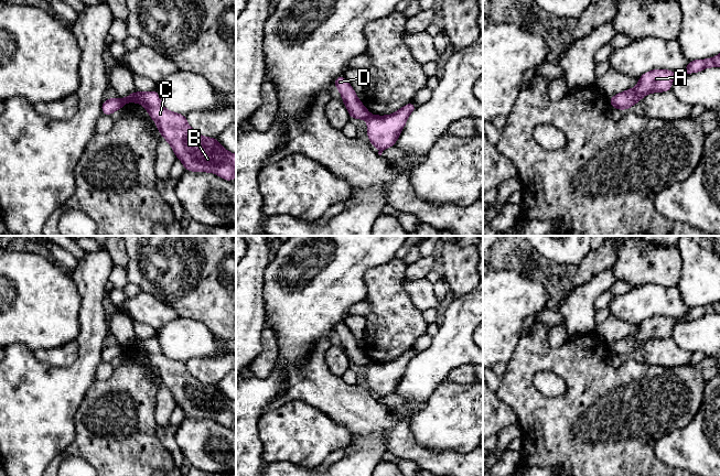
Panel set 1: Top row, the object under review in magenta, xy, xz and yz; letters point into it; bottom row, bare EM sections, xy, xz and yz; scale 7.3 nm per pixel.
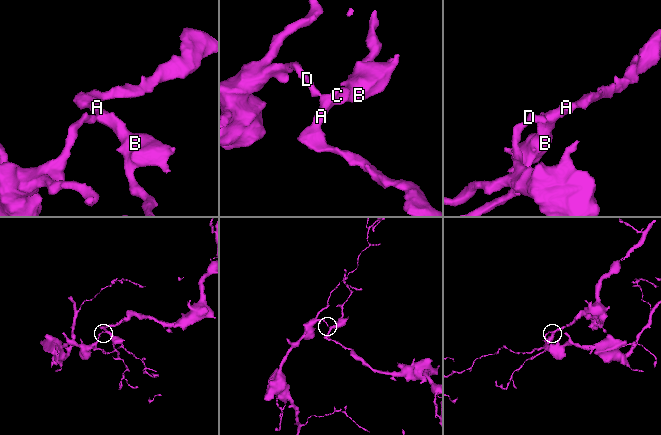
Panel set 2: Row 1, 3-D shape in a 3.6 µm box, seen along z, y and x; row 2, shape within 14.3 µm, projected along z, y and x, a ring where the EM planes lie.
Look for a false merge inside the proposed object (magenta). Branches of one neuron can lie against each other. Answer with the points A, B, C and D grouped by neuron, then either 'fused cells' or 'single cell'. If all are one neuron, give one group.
A B C / D; fused cells

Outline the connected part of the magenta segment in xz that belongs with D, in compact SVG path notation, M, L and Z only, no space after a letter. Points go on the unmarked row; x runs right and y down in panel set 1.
M344 323L336 324L334 333L340 337L343 344L343 349L346 353L351 365L369 366L372 364L370 359L358 347L353 334L344 325Z

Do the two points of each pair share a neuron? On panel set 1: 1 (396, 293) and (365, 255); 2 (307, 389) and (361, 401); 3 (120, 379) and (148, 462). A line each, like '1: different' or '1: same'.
1: different
2: same
3: same

